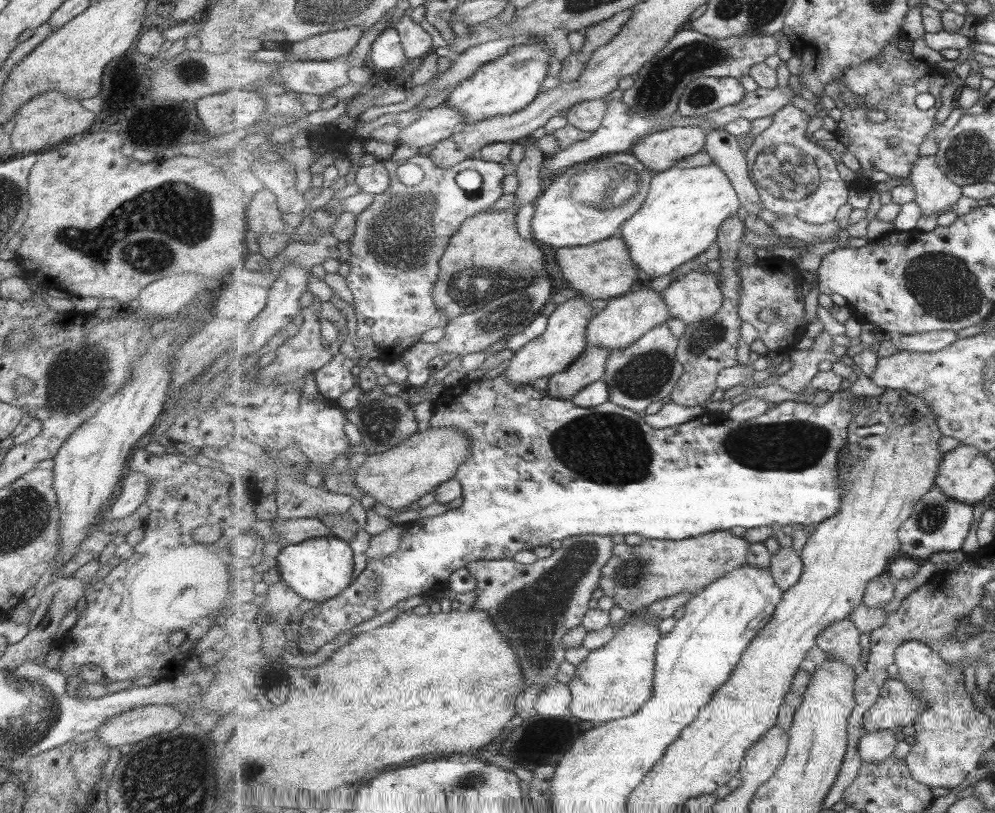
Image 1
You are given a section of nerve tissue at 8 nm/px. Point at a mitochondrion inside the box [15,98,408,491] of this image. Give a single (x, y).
(189, 220)

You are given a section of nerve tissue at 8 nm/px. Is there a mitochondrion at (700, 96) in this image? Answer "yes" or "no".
yes

